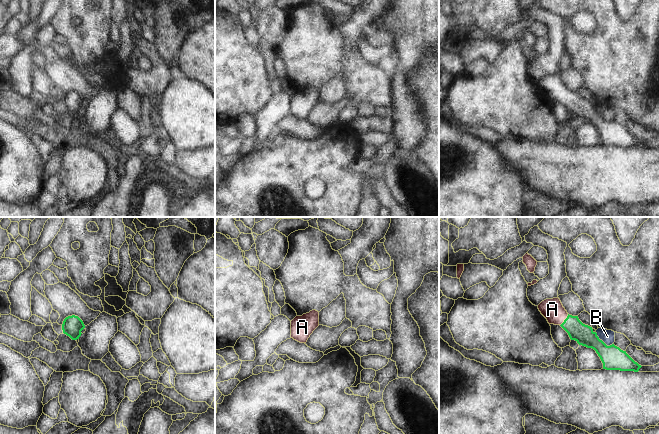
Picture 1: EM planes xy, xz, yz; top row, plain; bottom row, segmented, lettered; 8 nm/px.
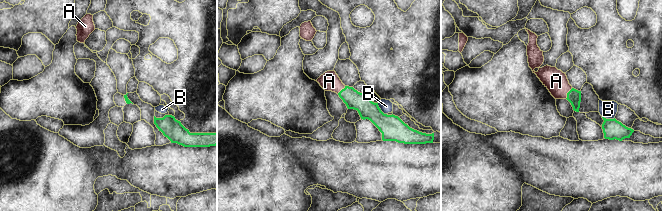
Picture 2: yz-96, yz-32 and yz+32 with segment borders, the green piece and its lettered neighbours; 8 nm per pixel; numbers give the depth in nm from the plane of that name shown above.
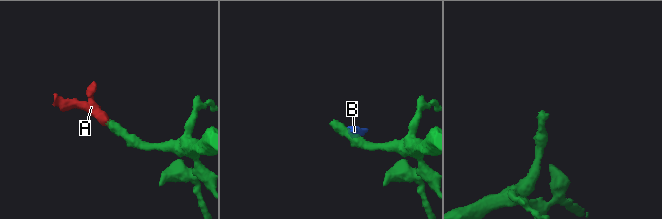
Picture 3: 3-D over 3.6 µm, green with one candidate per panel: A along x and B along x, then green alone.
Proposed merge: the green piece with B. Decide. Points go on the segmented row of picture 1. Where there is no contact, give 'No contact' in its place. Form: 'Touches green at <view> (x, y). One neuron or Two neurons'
Touches green at yz (602, 341). Two neurons

